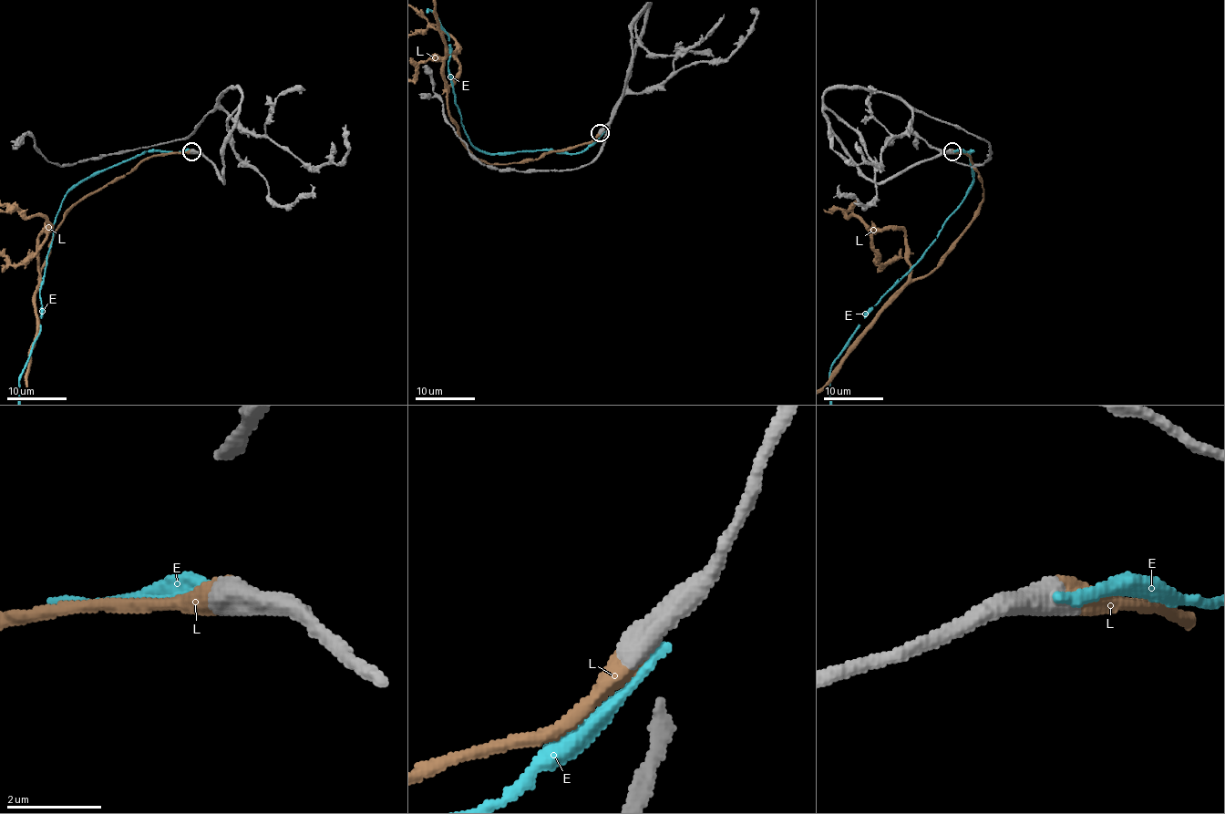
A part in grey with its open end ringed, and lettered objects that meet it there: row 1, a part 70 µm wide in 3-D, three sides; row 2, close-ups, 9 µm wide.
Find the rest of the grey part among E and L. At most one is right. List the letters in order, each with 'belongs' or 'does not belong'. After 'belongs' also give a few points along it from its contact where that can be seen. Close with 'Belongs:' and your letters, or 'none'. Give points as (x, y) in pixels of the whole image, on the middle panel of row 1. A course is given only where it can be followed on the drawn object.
E: does not belong
L: belongs
Belongs: L

